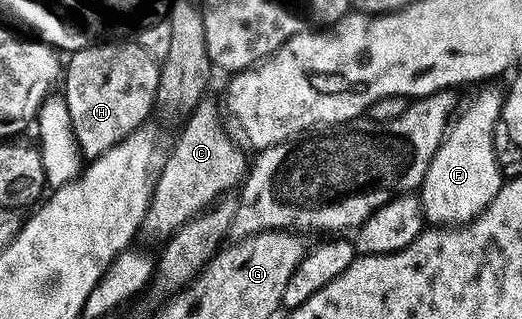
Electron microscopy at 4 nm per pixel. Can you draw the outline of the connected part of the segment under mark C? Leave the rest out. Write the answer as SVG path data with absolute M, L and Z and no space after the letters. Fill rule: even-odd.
M205 98L186 117L184 124L187 125L180 130L179 137L175 140L175 149L168 156L166 153L155 178L151 205L143 219L144 233L163 236L162 238L170 237L172 232L192 220L198 212L210 208L220 196L242 185L249 171L249 156L246 156L248 153L226 131L219 132L219 116L221 120L220 109L218 112L211 98Z

